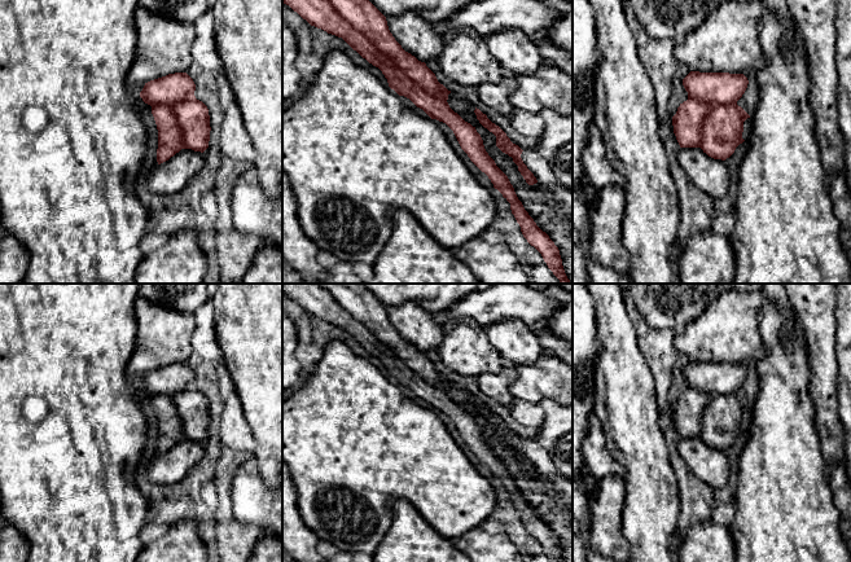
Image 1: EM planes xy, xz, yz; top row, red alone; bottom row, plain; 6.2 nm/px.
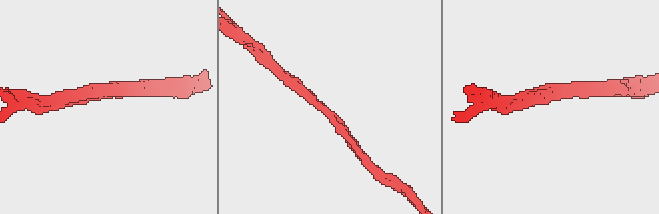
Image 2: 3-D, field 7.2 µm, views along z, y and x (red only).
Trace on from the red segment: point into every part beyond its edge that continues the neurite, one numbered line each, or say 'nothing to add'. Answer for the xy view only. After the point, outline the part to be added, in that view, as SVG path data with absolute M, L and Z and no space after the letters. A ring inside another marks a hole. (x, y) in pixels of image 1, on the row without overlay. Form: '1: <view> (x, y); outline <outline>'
1: xy (171, 466); outline M181 439L168 451L155 456L148 466L148 478L155 484L176 484L198 465L205 456L203 443Z

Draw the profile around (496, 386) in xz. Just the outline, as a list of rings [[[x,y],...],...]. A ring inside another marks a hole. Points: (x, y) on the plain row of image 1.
[[[508,364],[500,373],[483,373],[478,377],[481,392],[504,407],[512,407],[514,396],[509,391],[510,385],[517,378],[516,365]]]

